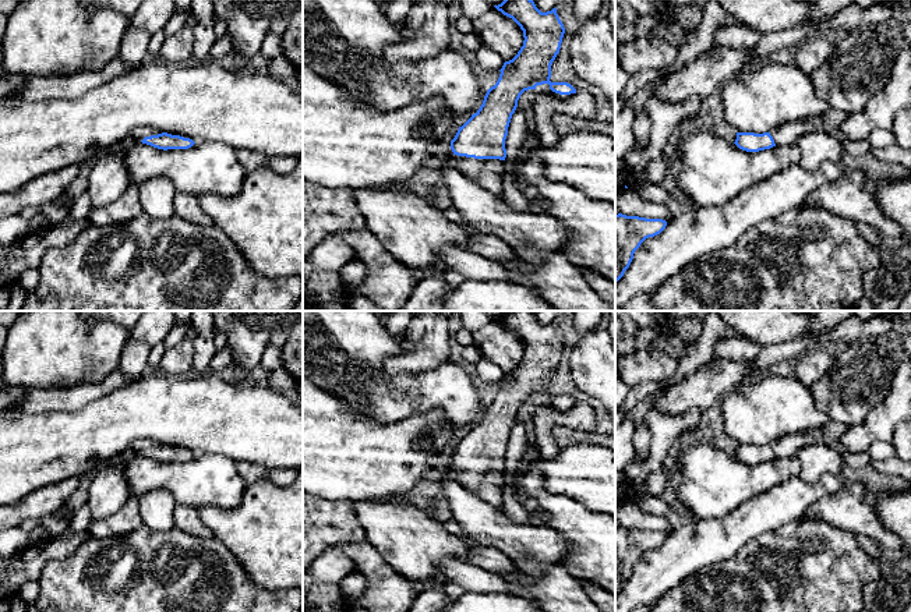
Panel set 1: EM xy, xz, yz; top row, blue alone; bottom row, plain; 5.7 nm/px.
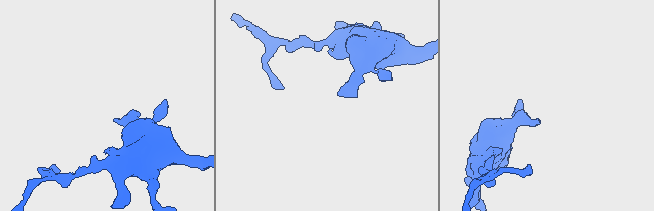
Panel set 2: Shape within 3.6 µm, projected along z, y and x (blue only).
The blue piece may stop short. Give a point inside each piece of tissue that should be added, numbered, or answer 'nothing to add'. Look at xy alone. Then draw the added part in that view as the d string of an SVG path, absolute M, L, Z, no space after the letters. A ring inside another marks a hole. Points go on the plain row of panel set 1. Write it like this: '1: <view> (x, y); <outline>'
1: xy (138, 446); M146 439L135 441L130 447L130 453L142 453L145 449L158 447L158 446L162 446L162 445L146 441Z

